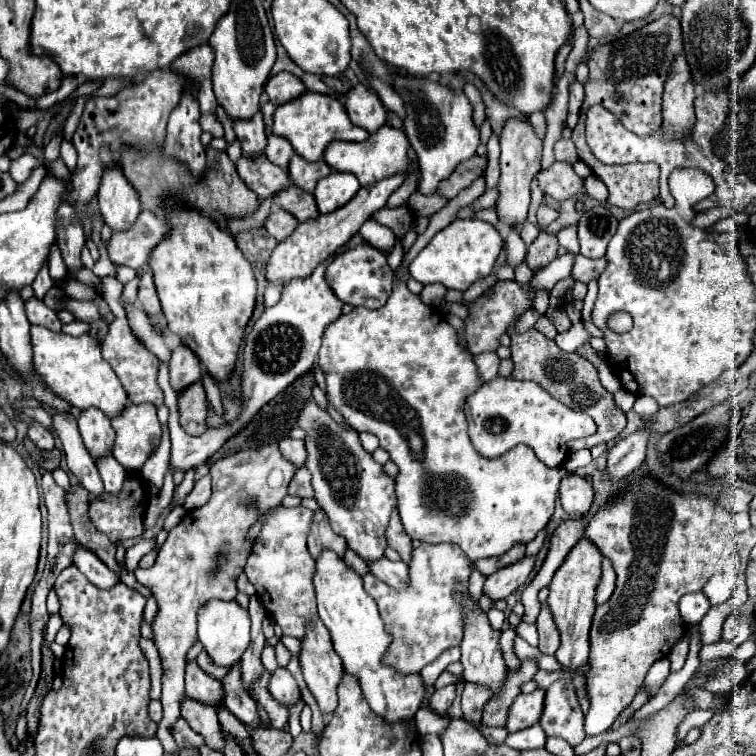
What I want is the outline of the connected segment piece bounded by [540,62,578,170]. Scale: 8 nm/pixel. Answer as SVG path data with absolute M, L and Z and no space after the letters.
M566 62L566 70L558 80L556 86L556 98L554 104L544 112L546 122L548 122L548 134L544 140L544 150L542 150L542 160L540 160L540 170L546 170L554 162L552 146L554 142L562 136L562 130L566 128L566 114L568 114L568 88L570 84L576 82L576 66L572 62Z

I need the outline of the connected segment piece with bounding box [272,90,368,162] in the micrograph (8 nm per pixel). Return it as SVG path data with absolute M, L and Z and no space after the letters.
M306 90L298 98L294 98L294 100L276 108L272 132L276 136L286 138L294 146L296 154L300 154L308 162L320 160L322 154L324 154L324 148L332 140L364 142L368 138L368 132L364 128L358 128L350 122L346 108L336 98L330 98L330 96L320 94L320 92L310 92L310 90Z

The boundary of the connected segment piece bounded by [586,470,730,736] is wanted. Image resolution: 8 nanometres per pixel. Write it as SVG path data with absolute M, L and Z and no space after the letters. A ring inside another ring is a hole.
M634 470L630 480L630 492L620 500L610 502L602 508L588 524L586 536L598 546L616 572L616 590L612 598L596 608L592 630L590 630L590 672L586 674L590 710L586 714L586 734L598 736L606 732L616 716L634 700L636 688L644 682L650 666L666 656L670 648L684 636L684 622L680 620L678 600L684 594L700 592L714 574L718 562L724 556L724 526L730 522L730 514L724 512L712 498L702 496L680 496L648 476L644 470ZM708 518L710 518L710 554L708 554Z

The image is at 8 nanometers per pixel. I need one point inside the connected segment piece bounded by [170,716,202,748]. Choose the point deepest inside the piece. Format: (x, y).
(182, 733)

